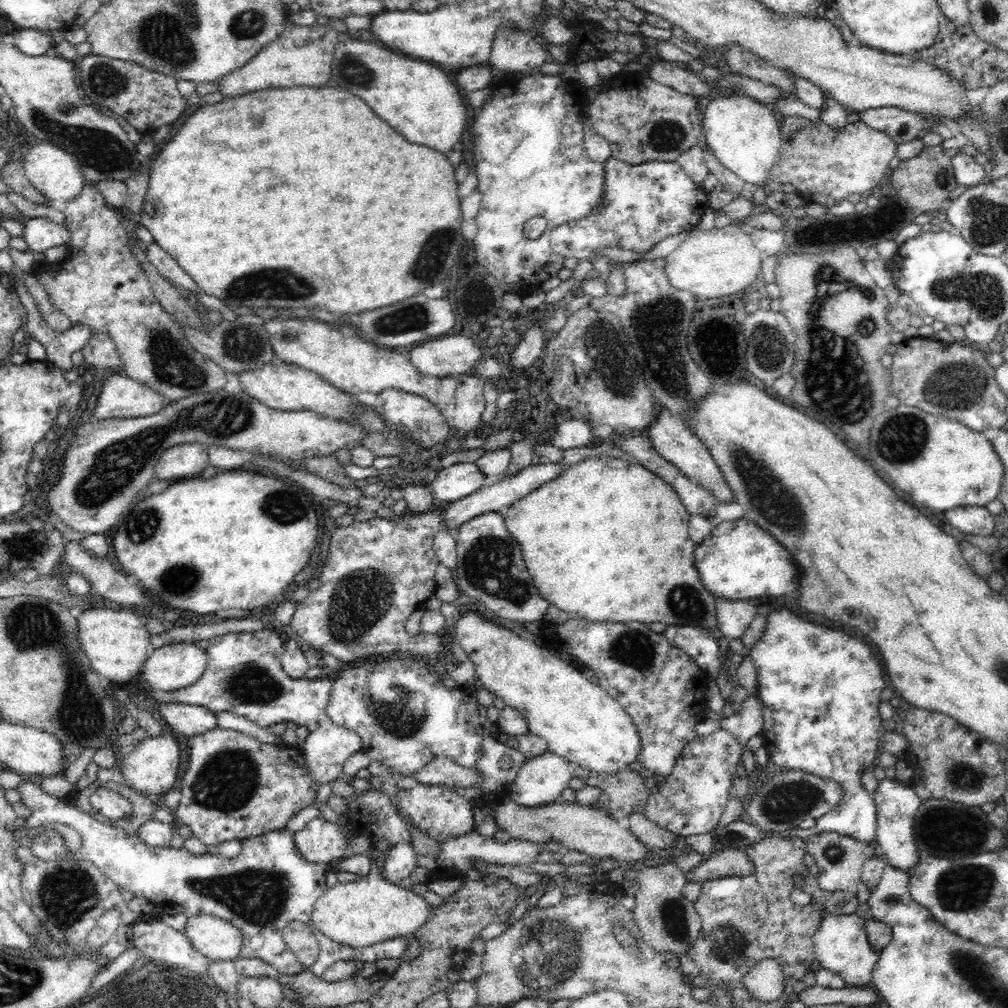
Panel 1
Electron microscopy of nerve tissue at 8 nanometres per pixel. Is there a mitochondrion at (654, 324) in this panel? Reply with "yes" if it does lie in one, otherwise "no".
yes

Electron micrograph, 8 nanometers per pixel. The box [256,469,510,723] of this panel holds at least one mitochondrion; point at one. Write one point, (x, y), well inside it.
(360, 600)

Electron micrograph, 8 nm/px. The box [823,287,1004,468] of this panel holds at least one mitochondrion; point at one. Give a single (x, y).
(955, 386)

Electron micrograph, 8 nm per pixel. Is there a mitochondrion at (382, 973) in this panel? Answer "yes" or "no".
no

